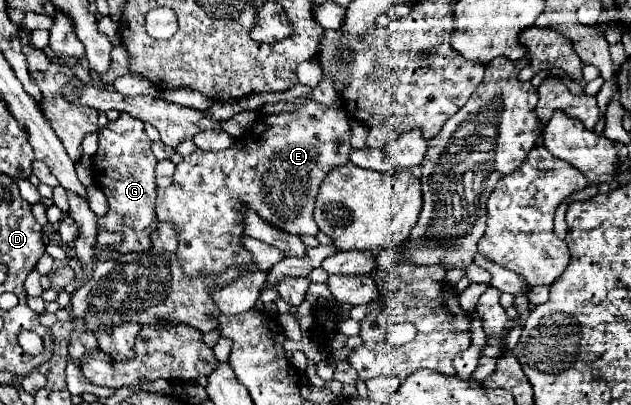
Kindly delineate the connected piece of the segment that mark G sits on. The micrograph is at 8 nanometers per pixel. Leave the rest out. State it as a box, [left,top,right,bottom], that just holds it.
[91,113,159,255]

